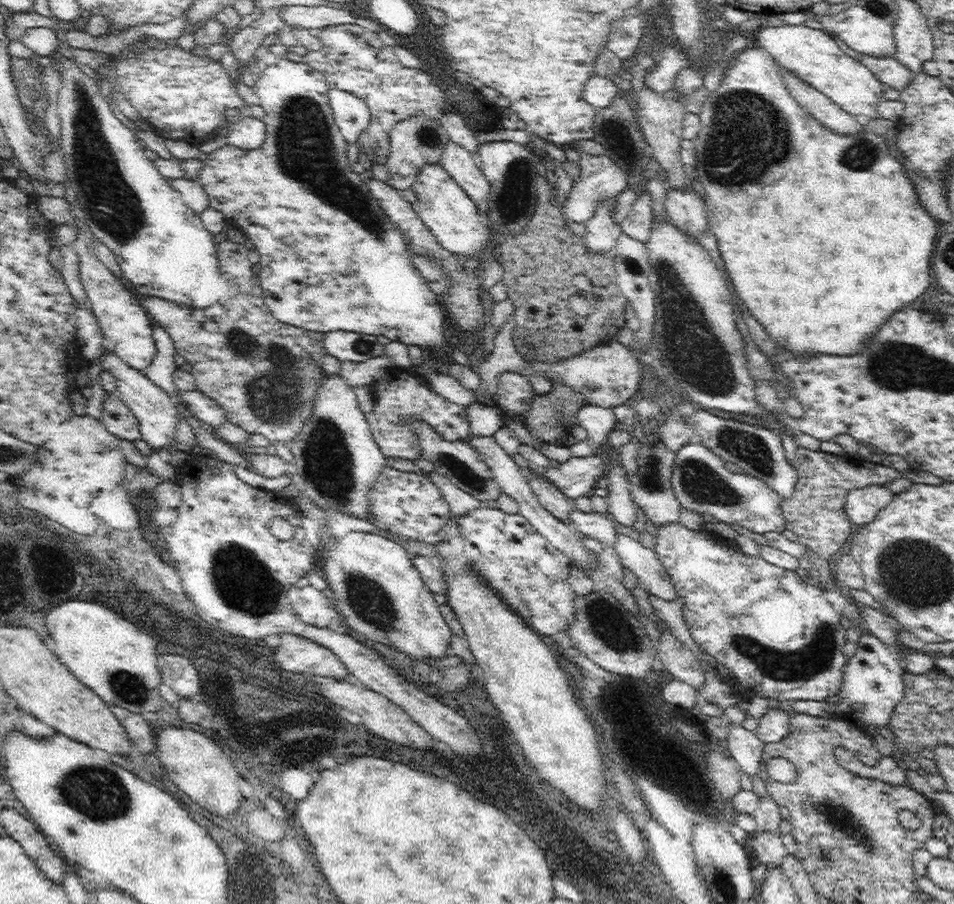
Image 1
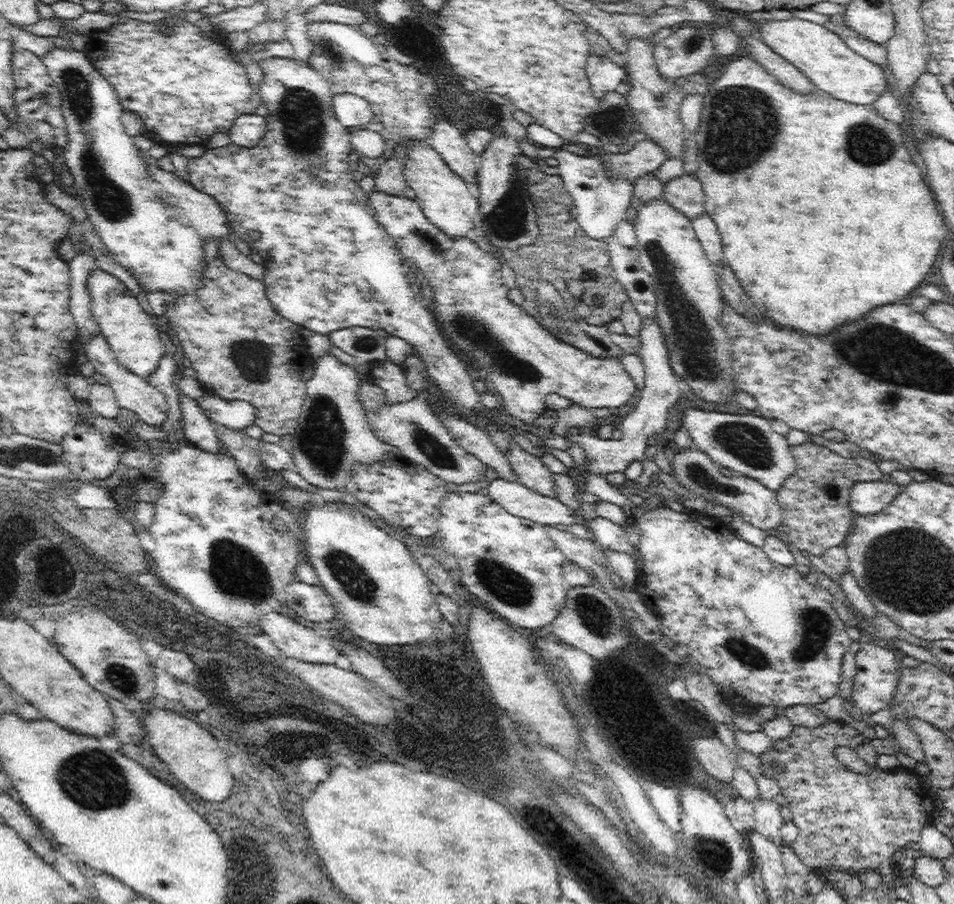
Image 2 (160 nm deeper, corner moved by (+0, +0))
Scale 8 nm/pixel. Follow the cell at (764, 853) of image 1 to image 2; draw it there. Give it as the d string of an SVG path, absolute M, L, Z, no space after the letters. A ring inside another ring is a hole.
M758 799L755 804L755 827L752 831L758 833L759 836L764 836L766 840L772 842L775 846L781 849L782 835L780 830L785 823L781 817L778 803L768 803L768 801L762 801Z

